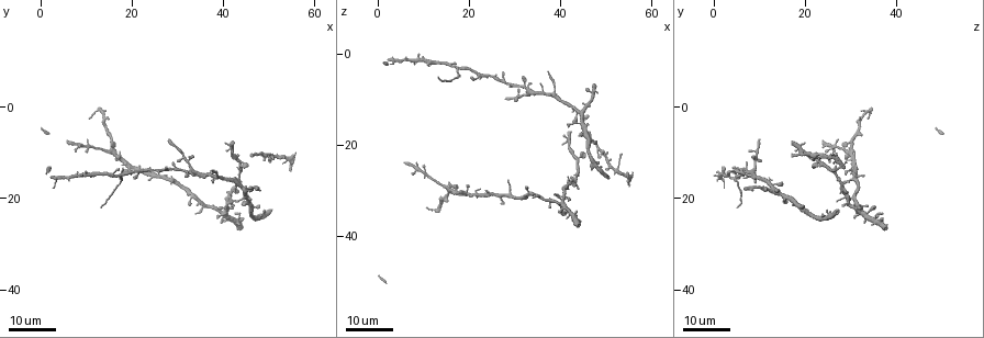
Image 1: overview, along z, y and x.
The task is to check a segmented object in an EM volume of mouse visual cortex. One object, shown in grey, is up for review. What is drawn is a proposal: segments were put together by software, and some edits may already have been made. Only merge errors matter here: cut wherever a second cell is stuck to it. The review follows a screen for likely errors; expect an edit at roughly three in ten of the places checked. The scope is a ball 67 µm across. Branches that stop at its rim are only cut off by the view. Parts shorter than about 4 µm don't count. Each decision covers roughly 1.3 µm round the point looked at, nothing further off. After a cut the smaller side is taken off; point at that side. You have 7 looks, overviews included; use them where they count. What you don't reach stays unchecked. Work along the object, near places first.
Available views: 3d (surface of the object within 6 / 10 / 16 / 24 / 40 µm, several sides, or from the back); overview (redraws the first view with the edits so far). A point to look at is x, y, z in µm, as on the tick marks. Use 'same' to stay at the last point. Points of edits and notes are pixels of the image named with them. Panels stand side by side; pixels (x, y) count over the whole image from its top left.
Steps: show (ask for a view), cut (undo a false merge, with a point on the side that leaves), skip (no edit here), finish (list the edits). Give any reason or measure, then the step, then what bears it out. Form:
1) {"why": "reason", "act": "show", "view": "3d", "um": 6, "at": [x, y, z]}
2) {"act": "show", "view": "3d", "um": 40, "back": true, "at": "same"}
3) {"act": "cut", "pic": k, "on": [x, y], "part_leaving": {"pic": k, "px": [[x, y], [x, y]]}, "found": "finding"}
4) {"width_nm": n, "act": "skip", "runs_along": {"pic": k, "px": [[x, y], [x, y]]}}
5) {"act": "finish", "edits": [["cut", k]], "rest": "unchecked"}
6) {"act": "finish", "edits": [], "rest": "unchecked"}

{"why": "arms part here", "act": "show", "view": "3d", "um": 16, "at": [44.0, 17.5, 12.5]}

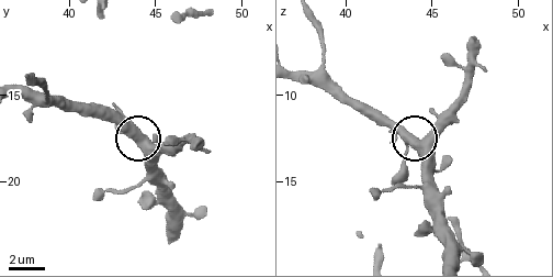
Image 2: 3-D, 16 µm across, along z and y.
{"act": "show", "view": "3d", "um": 6, "at": [44.1, 17.7, 12.7]}

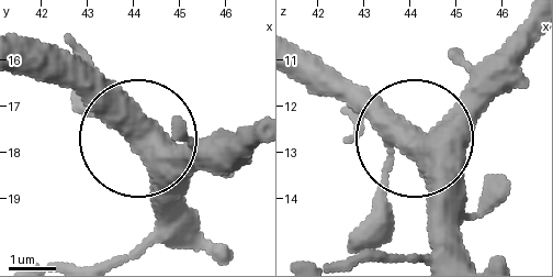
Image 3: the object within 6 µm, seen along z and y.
{"side_arm_um": 7, "arms": 3, "act": "skip", "found": "all the same cell"}

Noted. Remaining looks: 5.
{"why": "four arms meet", "act": "show", "view": "3d", "um": 16, "at": [32.5, 14.0, 8.0]}

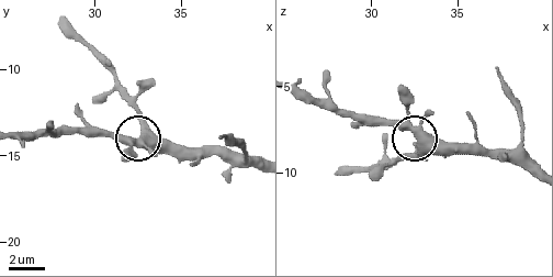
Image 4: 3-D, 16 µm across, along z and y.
{"act": "show", "view": "3d", "um": 10, "at": [32.9, 14.0, 8.3]}

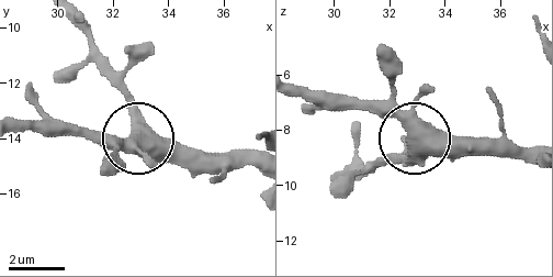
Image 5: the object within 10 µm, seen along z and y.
{"arms": 4, "act": "skip", "found": "all the same cell"}

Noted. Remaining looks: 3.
{"why": "three-way junction", "act": "show", "view": "3d", "um": 16, "at": [43.5, 12.0, 22.5]}

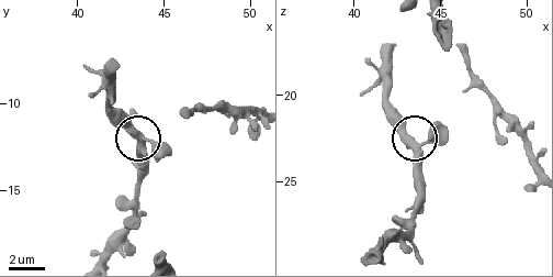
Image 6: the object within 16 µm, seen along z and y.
{"act": "show", "view": "3d", "um": 10, "at": "same"}

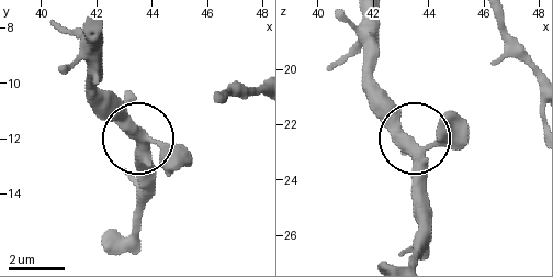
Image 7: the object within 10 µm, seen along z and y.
{"arms": 3, "act": "skip", "runs_along": {"pic": 7, "px": [[412, 256], [418, 234], [418, 156], [371, 109]]}, "found": "all the same cell"}

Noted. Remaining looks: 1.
{"act": "finish", "edits": [], "rest": "unchecked"}

